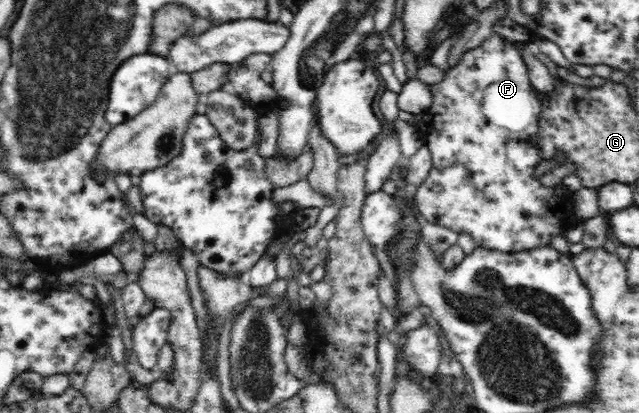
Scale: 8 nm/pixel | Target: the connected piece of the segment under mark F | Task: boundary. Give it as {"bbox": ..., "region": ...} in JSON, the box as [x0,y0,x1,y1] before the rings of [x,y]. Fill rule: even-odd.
{"bbox":[414,32,579,252],"region":[[[494,32],[480,44],[479,48],[464,52],[459,64],[449,68],[441,82],[430,86],[430,91],[433,97],[431,106],[422,113],[423,120],[427,118],[427,124],[425,124],[427,135],[423,139],[432,156],[432,167],[429,170],[429,174],[427,174],[427,178],[416,188],[414,195],[414,202],[416,202],[421,216],[432,224],[449,228],[458,232],[458,234],[466,232],[466,234],[474,238],[478,248],[487,248],[497,252],[523,252],[525,250],[533,250],[533,248],[551,247],[552,236],[565,238],[567,231],[573,228],[579,218],[574,211],[572,197],[557,197],[555,193],[556,187],[543,187],[539,183],[539,179],[533,177],[536,166],[540,164],[539,142],[536,142],[536,138],[538,137],[542,102],[538,99],[538,95],[532,86],[526,62],[523,60],[519,49],[516,48],[516,43],[512,43],[499,33]]]}

